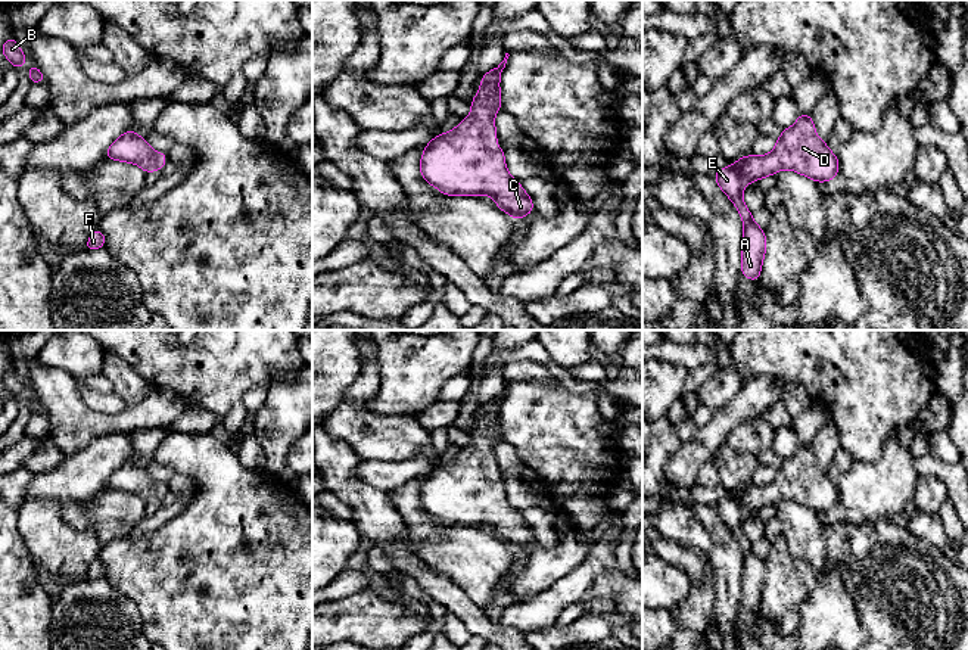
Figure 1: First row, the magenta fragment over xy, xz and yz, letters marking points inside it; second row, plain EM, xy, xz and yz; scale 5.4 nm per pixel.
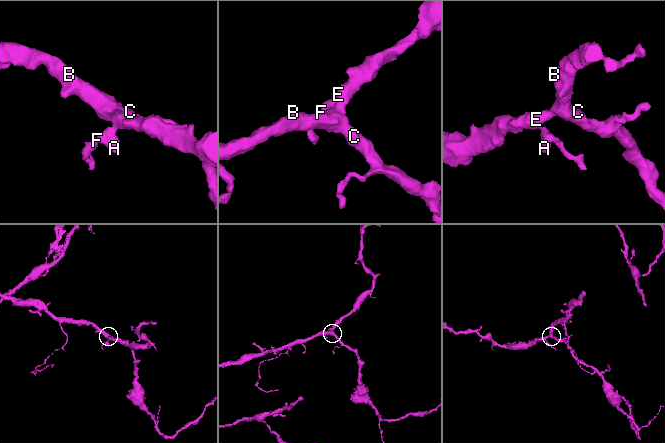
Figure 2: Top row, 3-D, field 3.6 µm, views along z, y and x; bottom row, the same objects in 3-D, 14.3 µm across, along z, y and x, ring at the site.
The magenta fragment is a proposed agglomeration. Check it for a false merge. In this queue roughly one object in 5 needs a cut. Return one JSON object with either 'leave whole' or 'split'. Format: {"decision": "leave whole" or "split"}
{"decision": "leave whole"}

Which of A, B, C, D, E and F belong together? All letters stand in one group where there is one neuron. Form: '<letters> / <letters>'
A B C D E F

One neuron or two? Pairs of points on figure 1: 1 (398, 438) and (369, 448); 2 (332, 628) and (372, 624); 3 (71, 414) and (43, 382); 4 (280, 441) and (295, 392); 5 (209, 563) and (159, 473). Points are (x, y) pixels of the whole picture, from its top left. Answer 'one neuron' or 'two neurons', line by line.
1: one neuron
2: one neuron
3: one neuron
4: one neuron
5: two neurons

